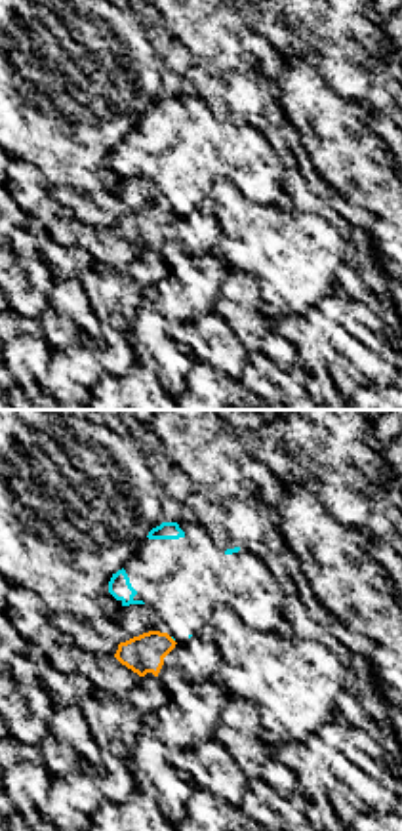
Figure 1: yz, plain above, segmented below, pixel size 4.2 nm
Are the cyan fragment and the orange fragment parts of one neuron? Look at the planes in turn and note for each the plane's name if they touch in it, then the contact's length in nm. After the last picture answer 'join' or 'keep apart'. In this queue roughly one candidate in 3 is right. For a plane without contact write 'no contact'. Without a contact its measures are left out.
no contact

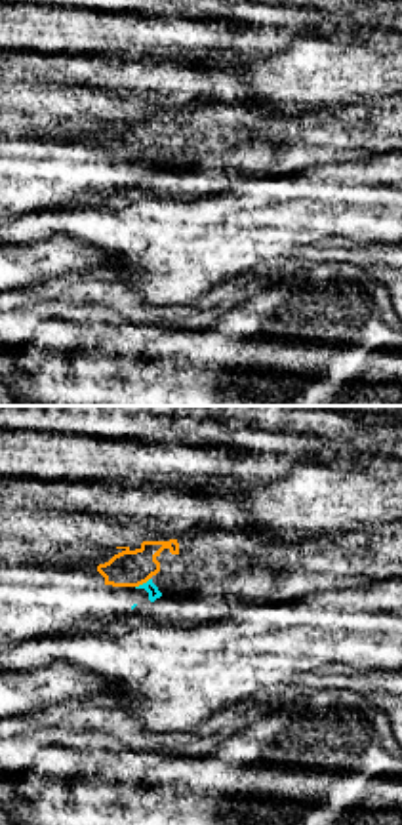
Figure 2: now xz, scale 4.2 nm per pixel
contact in xz; length 80 nm

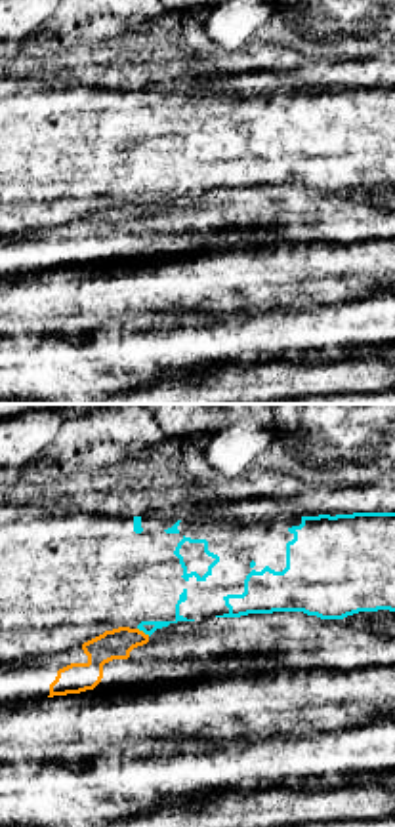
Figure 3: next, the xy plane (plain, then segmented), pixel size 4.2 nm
contact in xy; length 70 nm

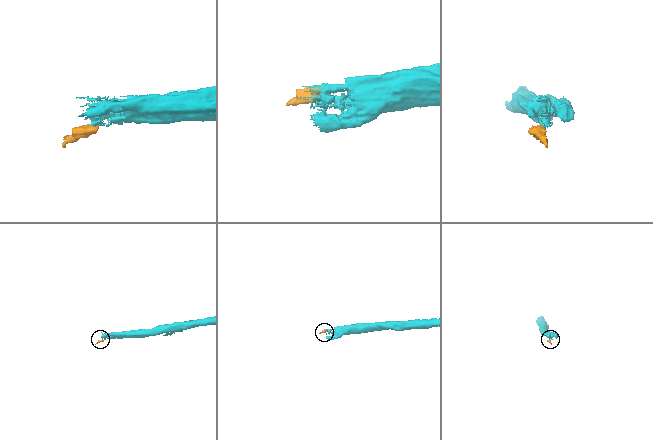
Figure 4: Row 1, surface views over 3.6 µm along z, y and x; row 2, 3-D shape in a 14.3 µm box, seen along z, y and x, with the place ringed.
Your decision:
keep apart

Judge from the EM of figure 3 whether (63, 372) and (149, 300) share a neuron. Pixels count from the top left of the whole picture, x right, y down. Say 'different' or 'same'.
different

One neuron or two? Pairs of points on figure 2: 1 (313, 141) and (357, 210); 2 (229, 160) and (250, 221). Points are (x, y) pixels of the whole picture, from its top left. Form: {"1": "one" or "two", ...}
{"1": "two", "2": "two"}

